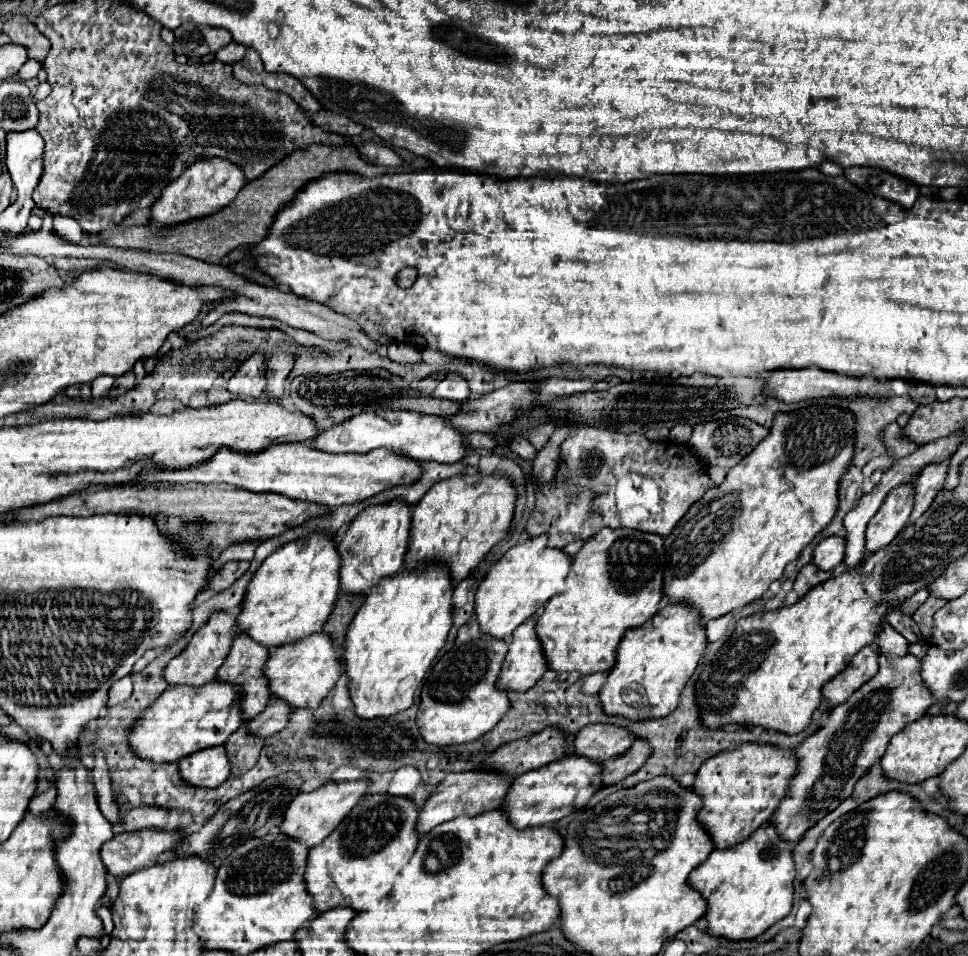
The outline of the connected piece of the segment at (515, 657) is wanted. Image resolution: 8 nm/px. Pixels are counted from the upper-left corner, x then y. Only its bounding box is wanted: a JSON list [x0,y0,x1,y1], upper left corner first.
[497,618,547,692]

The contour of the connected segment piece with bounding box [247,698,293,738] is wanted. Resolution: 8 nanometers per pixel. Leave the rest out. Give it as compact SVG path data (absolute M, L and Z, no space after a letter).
M273 698L267 708L255 716L251 722L249 722L249 732L257 734L257 736L271 736L279 730L283 730L287 724L289 724L289 716L293 714L293 708L289 704L285 704L285 700L277 700Z

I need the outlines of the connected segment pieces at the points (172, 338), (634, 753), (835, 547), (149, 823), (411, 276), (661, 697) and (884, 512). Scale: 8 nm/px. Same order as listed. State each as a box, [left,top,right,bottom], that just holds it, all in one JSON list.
[[159,333,185,356],[603,740,649,786],[813,536,845,570],[123,806,169,832],[395,268,417,288],[599,602,707,720],[865,478,915,552]]

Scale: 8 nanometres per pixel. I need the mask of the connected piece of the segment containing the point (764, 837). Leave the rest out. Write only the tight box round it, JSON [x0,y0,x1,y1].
[689,824,795,940]

